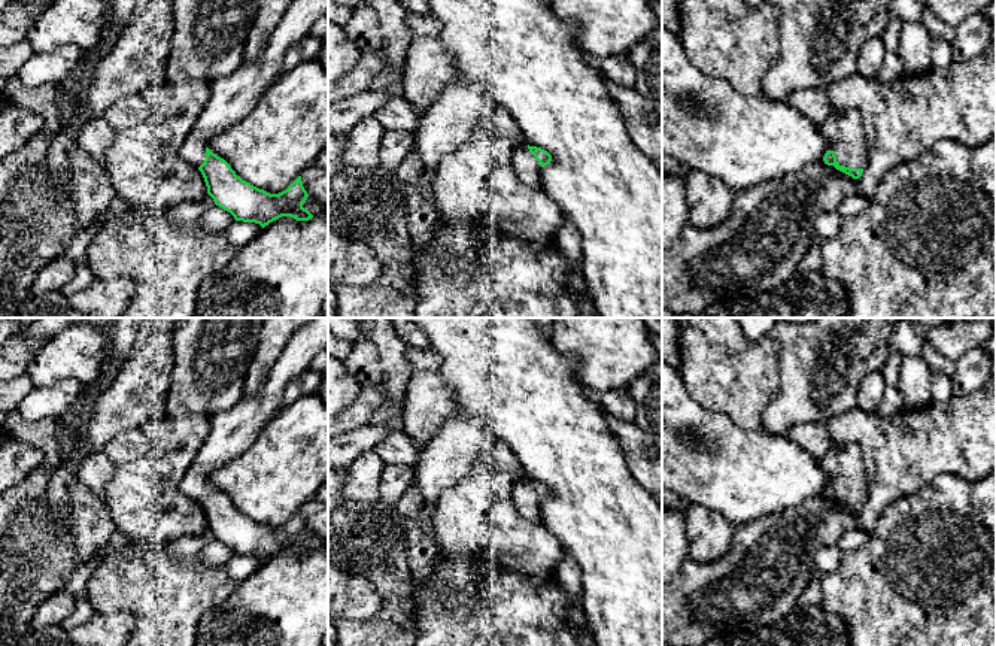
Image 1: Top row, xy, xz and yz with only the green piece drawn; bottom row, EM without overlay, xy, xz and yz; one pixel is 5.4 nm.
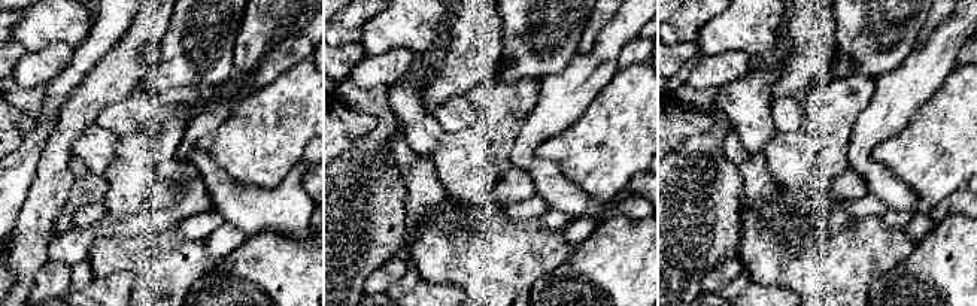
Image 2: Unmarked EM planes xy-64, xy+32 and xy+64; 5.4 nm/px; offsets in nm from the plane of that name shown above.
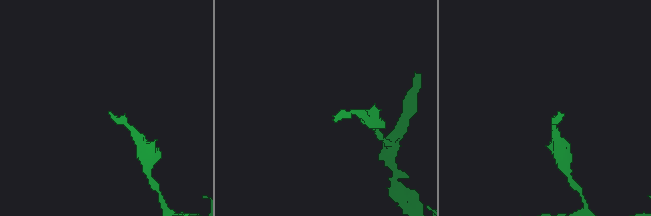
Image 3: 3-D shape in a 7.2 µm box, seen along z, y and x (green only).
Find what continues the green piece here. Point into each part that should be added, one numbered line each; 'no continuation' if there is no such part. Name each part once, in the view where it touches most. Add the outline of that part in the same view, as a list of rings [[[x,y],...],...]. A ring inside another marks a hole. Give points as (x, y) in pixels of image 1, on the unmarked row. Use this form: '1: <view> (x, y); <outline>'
1: yz (844, 466); [[[853,442],[844,448],[833,445],[819,460],[819,465],[830,476],[829,485],[835,486],[839,500],[850,503],[866,501],[866,476],[859,443]]]

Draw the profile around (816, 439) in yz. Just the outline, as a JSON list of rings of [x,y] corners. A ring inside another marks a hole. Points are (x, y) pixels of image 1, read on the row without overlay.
[[[796,424],[789,430],[787,436],[817,461],[822,460],[833,446],[832,436],[826,424]]]

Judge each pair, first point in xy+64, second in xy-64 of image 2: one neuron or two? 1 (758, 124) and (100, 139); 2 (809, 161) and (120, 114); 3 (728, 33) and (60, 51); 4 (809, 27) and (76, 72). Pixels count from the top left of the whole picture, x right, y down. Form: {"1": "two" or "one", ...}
{"1": "one", "2": "two", "3": "two", "4": "two"}

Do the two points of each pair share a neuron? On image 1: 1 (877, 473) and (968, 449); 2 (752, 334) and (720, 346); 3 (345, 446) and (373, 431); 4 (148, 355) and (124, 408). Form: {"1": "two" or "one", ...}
{"1": "one", "2": "two", "3": "one", "4": "one"}

